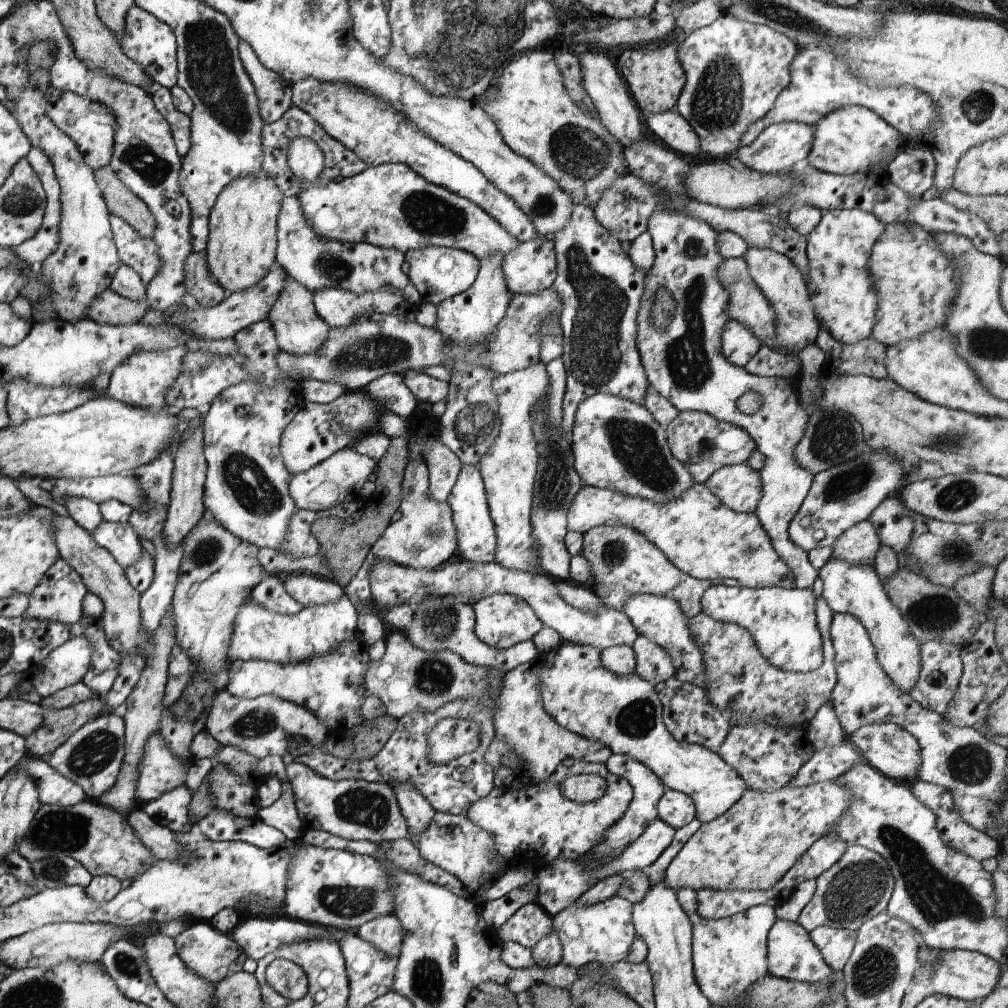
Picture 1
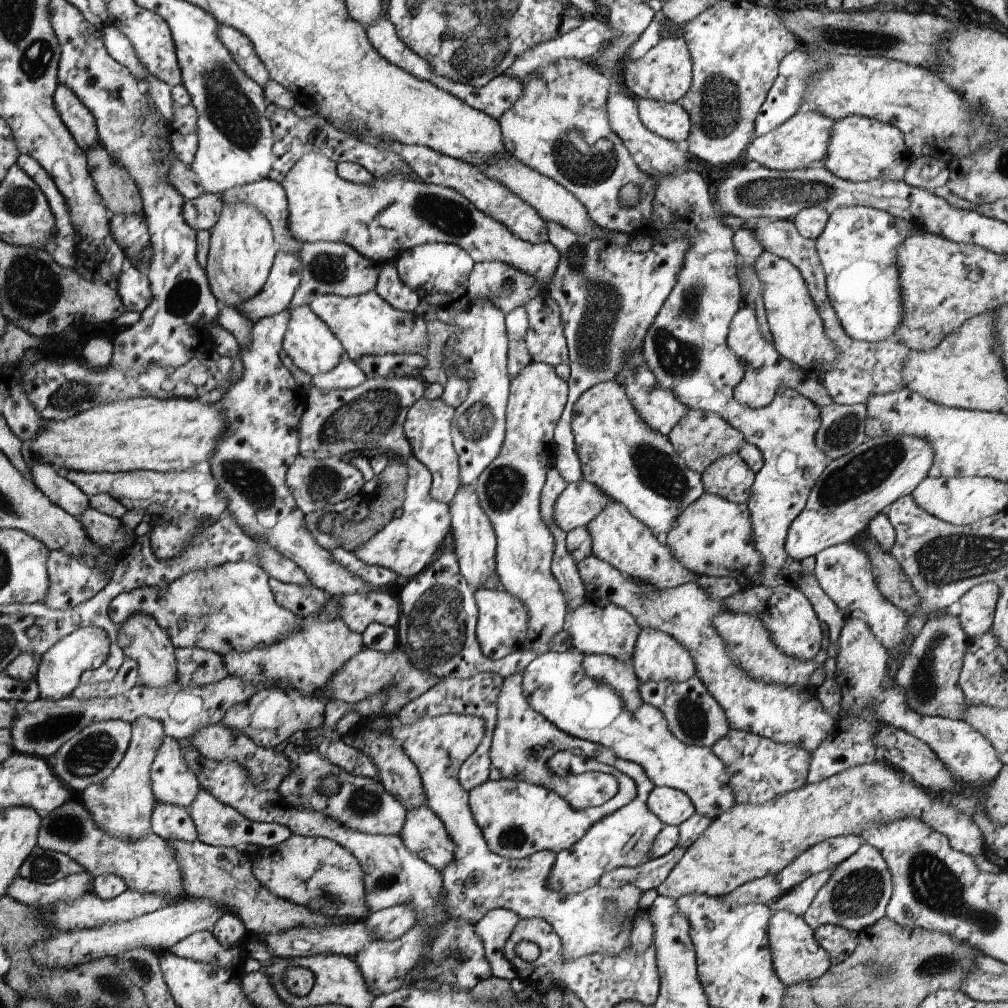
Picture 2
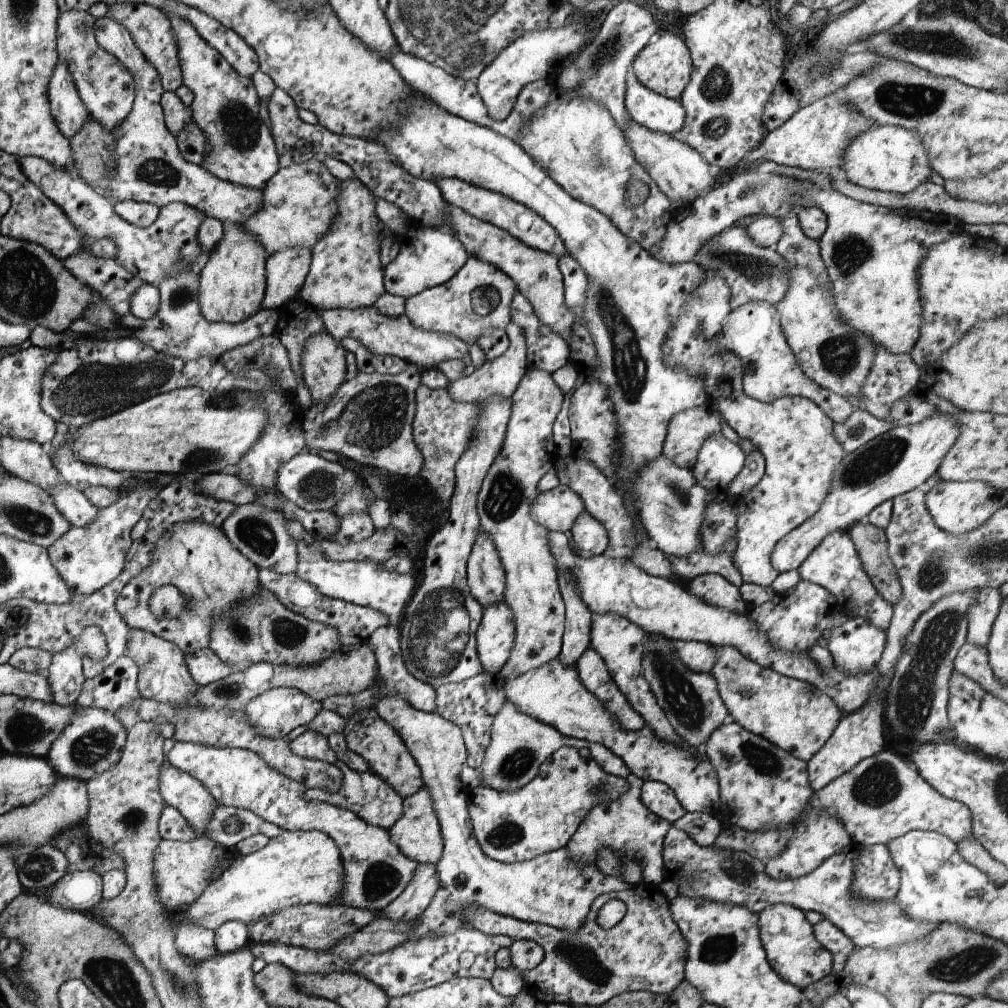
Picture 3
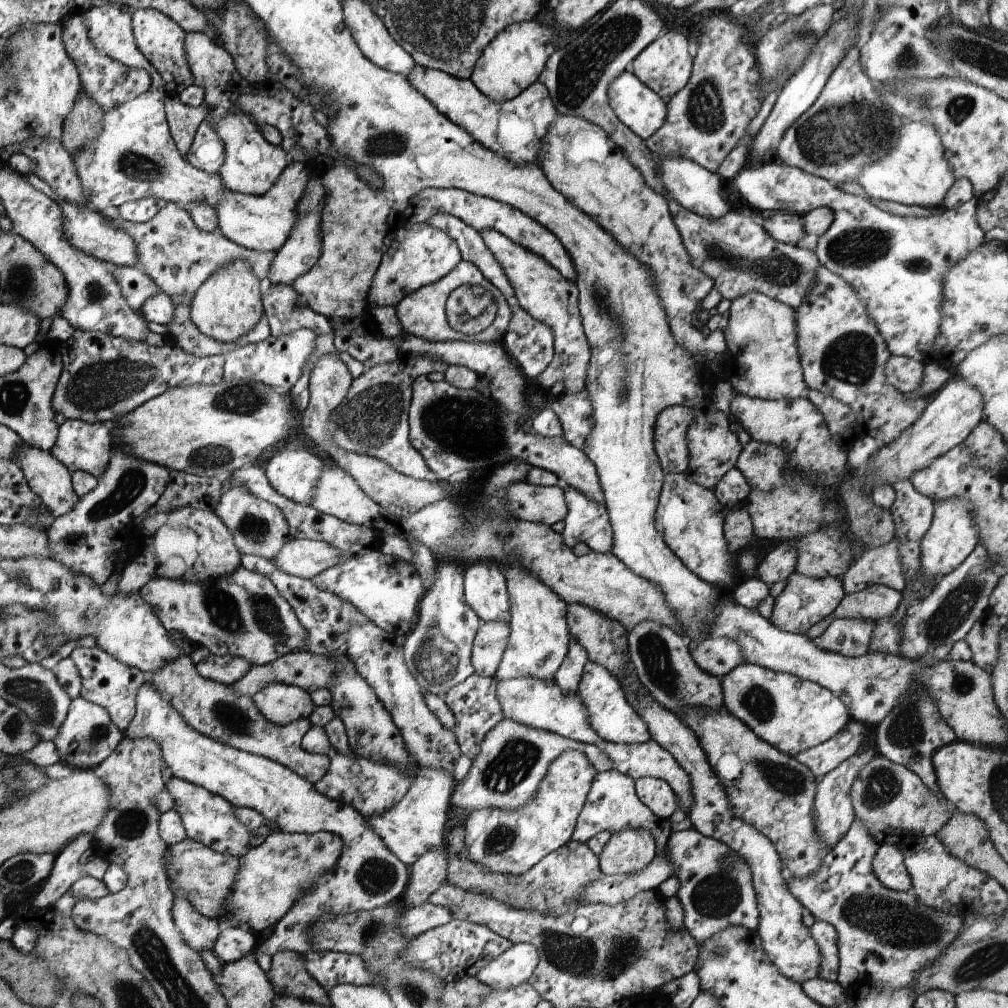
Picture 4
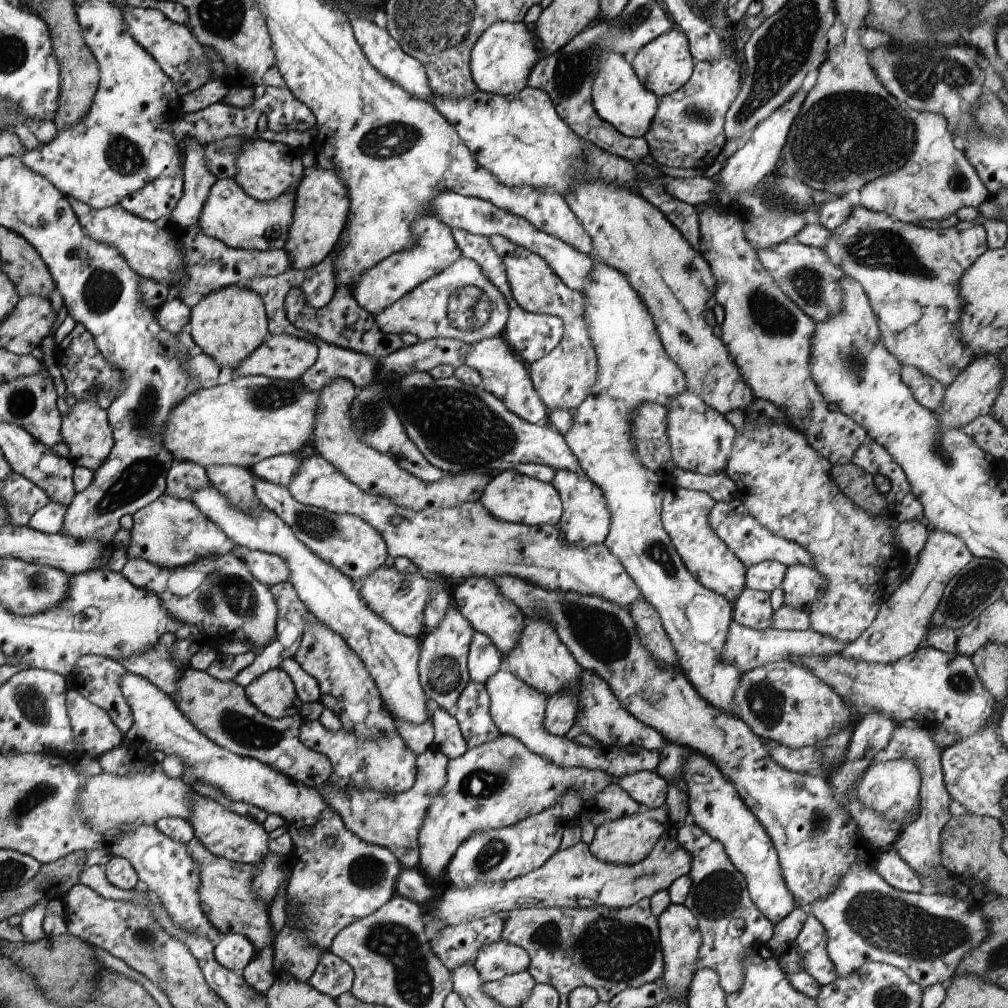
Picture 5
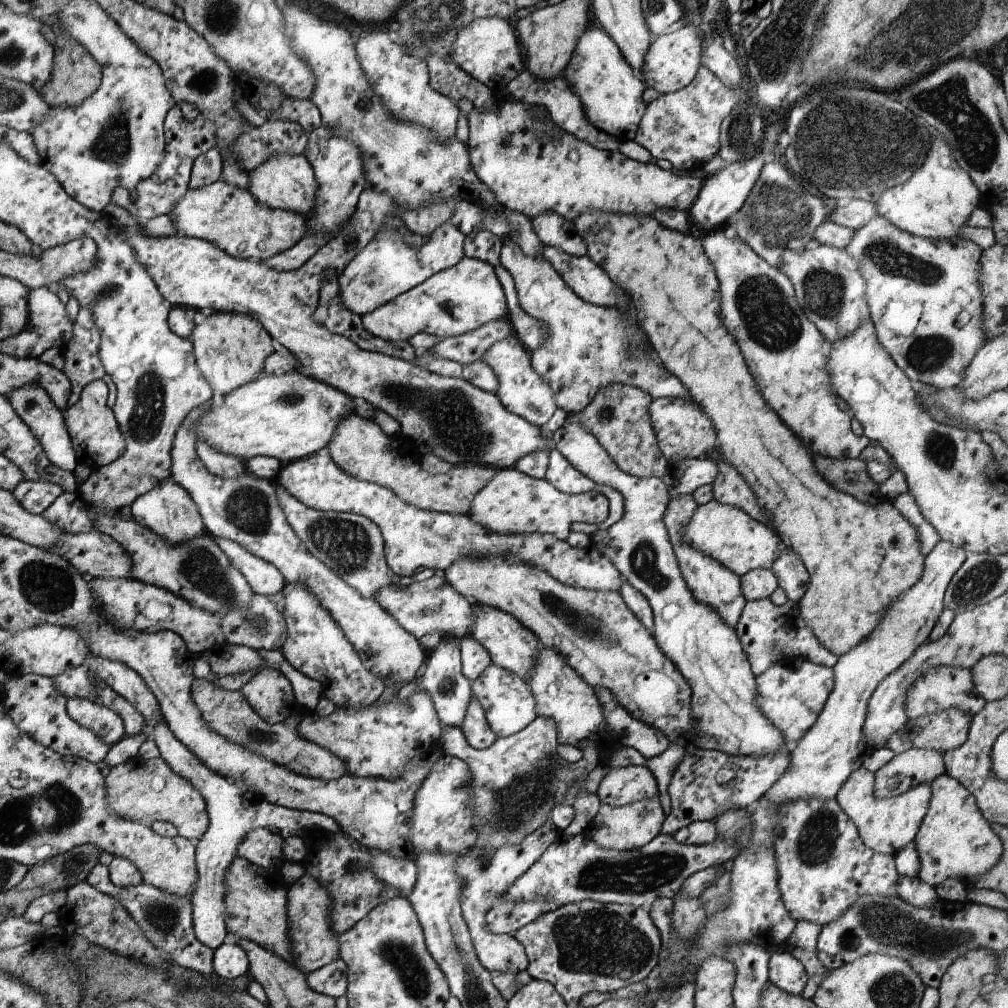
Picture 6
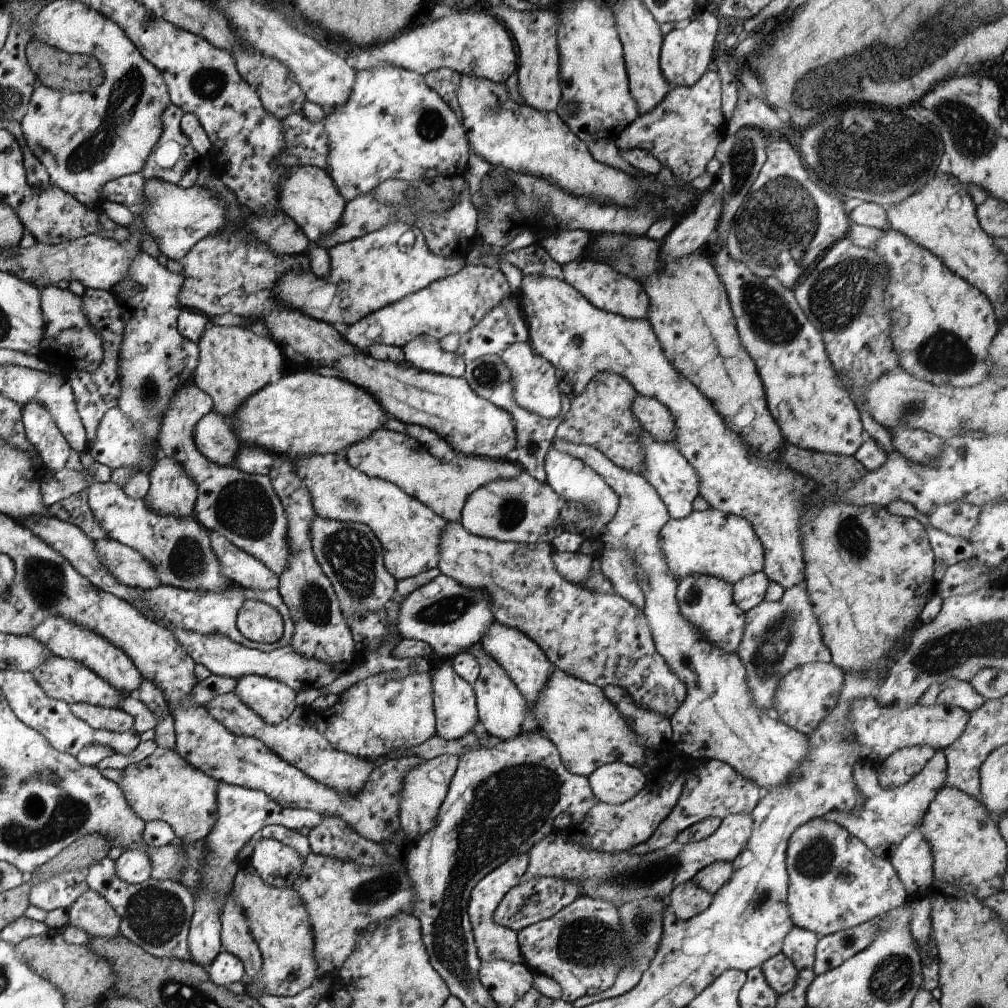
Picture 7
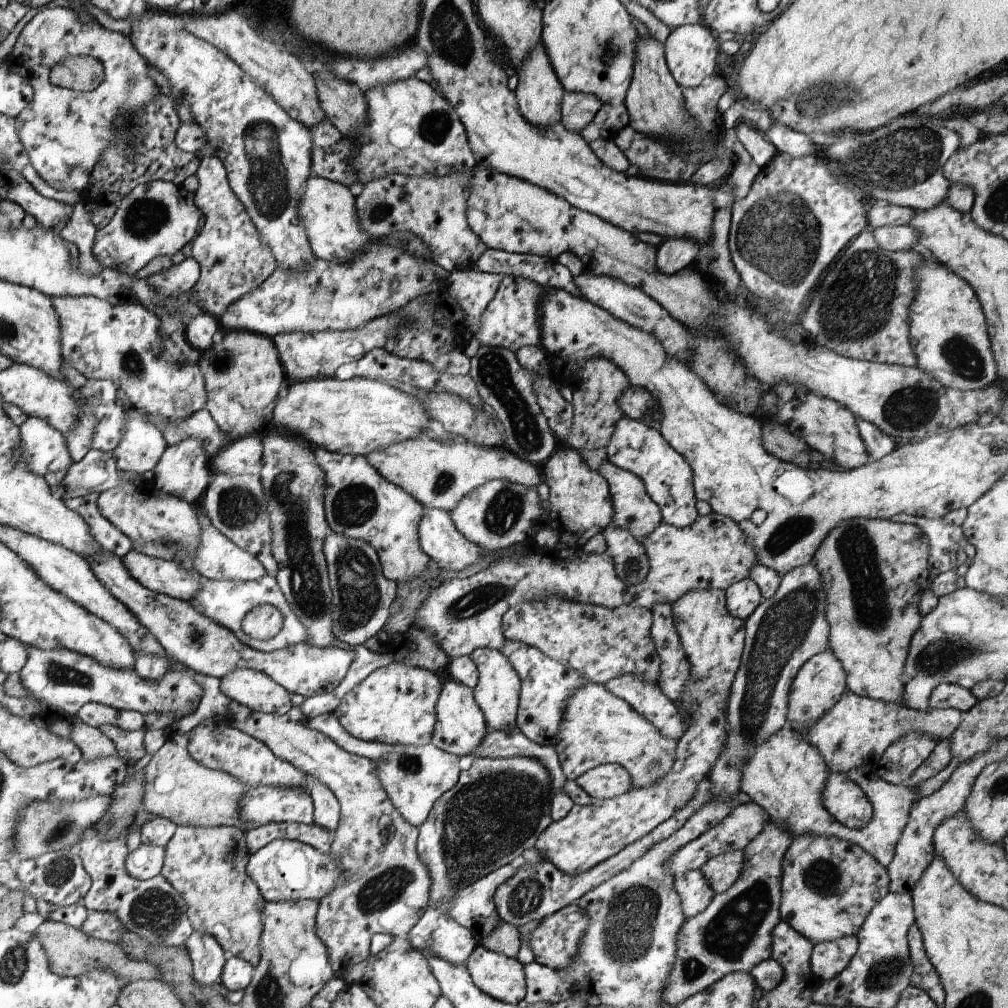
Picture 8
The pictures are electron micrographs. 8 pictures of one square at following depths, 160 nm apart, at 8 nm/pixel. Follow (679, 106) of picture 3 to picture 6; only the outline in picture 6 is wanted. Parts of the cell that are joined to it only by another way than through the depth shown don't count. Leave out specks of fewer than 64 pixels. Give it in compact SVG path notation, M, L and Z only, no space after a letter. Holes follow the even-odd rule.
M587 28L581 34L566 72L572 92L579 96L582 110L596 128L615 136L620 143L635 140L651 94L642 82L640 72L631 67L620 47L604 29Z

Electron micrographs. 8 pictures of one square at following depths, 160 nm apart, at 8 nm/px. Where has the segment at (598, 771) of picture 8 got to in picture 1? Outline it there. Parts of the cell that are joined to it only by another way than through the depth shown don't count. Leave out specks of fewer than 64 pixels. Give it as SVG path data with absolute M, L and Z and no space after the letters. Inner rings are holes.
M665 787L665 793L657 804L658 818L676 830L697 818L695 802L686 793Z

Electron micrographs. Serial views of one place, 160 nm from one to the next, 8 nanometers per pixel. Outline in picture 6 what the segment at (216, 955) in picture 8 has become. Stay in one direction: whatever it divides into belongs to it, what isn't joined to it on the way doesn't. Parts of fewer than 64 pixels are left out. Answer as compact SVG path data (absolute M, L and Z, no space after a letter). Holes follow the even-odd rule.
M164 718L157 721L157 724L152 727L149 735L158 747L160 758L166 760L169 767L173 769L178 776L184 777L186 780L192 782L207 802L209 828L205 834L201 836L200 840L195 842L199 879L197 887L191 896L191 900L193 903L193 931L196 933L198 940L202 941L202 944L216 950L224 942L227 933L225 925L225 874L227 873L227 868L231 865L232 859L236 856L238 845L244 840L244 837L250 830L257 828L275 830L285 839L288 837L307 838L309 837L309 831L315 828L322 830L324 835L340 831L341 828L331 816L322 813L313 813L312 811L289 809L288 807L272 804L256 795L241 782L235 782L234 780L216 774L216 772L210 770L191 750L188 750L187 746L184 746L184 744L172 734L169 726L164 722Z

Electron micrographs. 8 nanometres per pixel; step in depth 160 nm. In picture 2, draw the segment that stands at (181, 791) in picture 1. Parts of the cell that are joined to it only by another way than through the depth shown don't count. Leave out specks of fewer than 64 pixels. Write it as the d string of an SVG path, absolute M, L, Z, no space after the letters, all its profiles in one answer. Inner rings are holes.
M156 803L151 816L151 832L164 840L194 842L197 826L187 809L170 803Z

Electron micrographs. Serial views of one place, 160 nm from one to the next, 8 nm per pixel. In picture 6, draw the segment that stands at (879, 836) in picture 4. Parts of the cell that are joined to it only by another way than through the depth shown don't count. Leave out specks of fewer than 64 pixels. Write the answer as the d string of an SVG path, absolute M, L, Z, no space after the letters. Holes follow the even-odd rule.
M911 748L895 754L875 772L874 794L889 799L945 773L943 754L934 749Z

